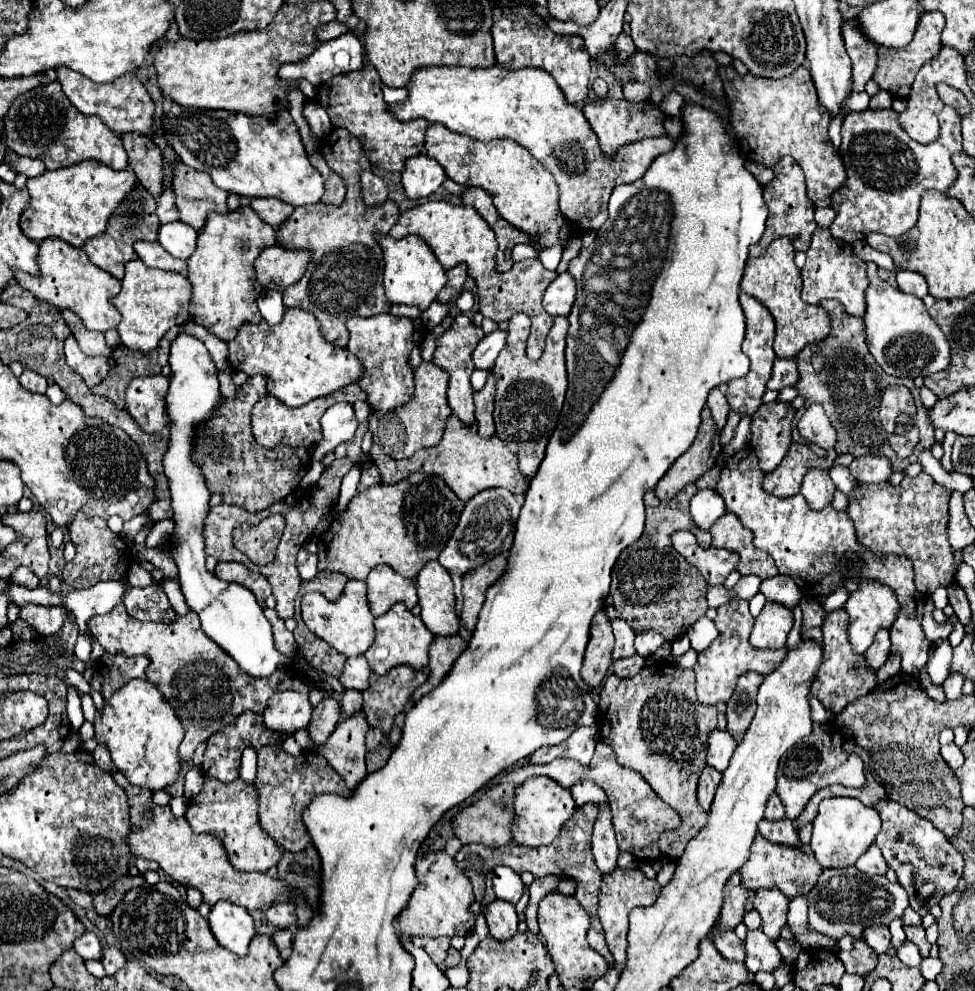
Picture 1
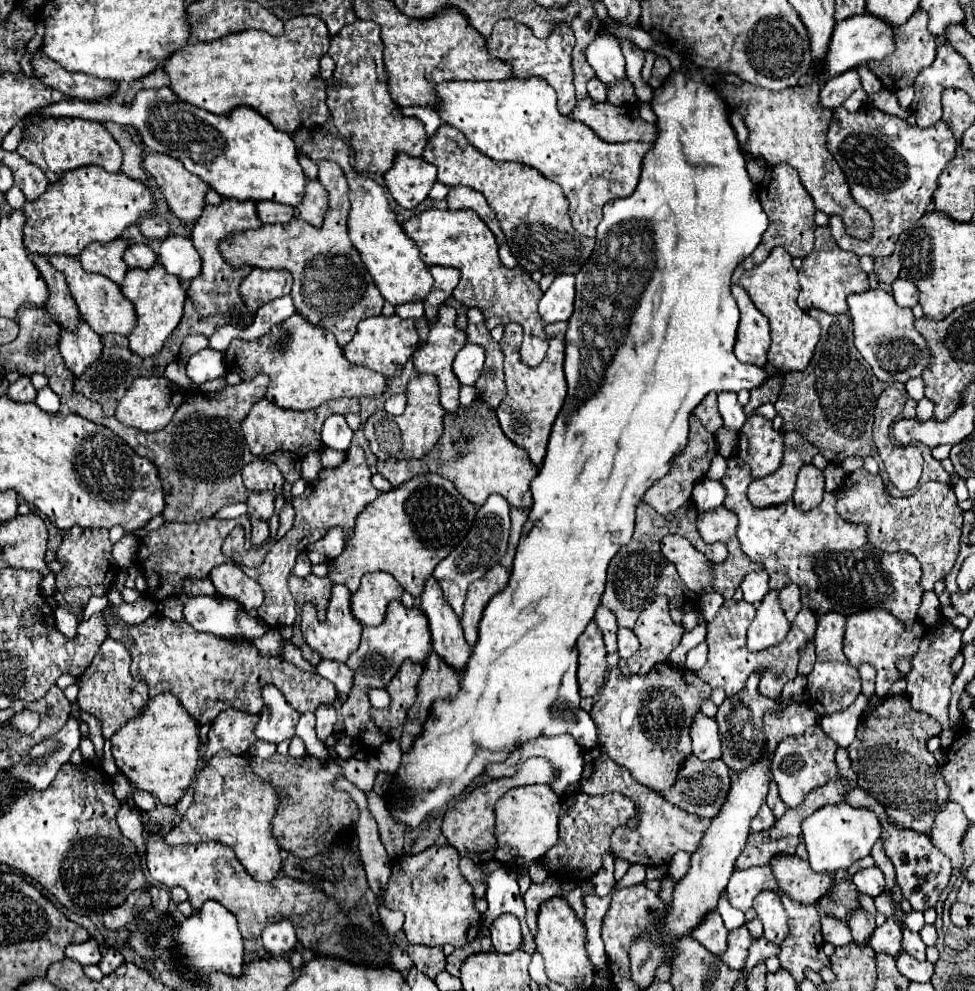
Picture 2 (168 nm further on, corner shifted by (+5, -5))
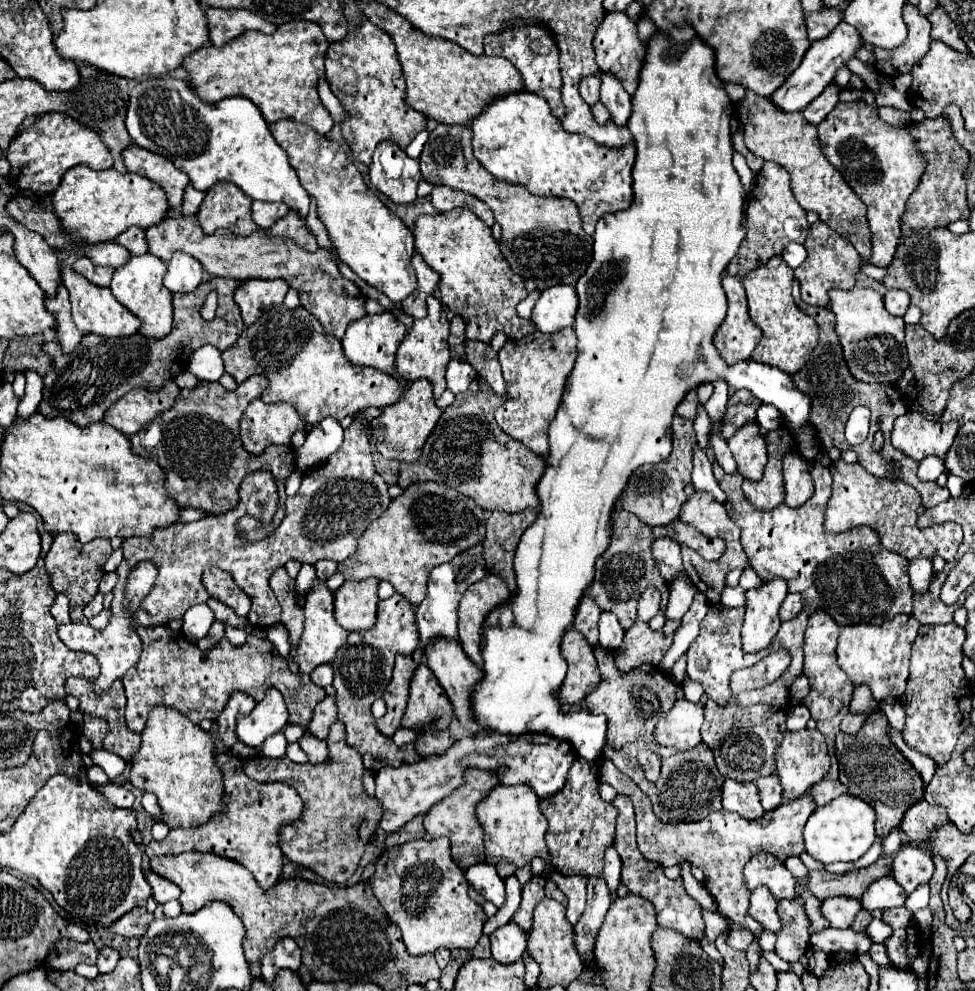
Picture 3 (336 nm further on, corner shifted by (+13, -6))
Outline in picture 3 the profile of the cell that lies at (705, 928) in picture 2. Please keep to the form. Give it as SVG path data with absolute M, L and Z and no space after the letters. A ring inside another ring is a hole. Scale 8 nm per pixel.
M616 796L616 800L612 802L618 808L618 824L616 824L616 838L614 838L614 846L622 858L622 882L626 882L628 890L632 894L640 894L642 898L650 900L656 908L658 914L658 926L660 928L672 928L680 934L684 934L686 938L700 942L702 940L702 932L704 932L704 920L702 920L702 908L696 900L692 900L684 886L682 886L682 878L670 880L664 876L662 866L644 860L644 856L638 852L636 848L636 826L634 826L634 808L632 808L632 800L628 796Z

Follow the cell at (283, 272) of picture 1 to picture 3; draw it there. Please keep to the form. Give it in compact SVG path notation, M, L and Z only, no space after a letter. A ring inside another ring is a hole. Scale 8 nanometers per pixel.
M282 278L276 280L244 280L236 292L234 300L240 306L242 320L246 326L254 324L262 312L268 312L272 306L280 306L288 292L288 284Z

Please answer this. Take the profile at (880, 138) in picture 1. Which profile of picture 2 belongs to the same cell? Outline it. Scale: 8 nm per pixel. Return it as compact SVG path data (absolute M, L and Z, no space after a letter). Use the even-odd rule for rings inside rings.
M864 103L858 111L846 111L844 107L838 107L832 113L832 121L826 133L826 147L832 153L832 157L836 159L836 163L840 165L840 169L844 171L852 197L870 211L872 219L874 219L874 235L870 241L860 241L860 239L852 239L846 235L844 231L844 223L838 217L830 217L830 229L832 235L836 239L836 243L844 249L844 251L852 251L858 257L868 255L868 257L888 257L894 251L894 245L898 241L898 235L902 231L906 231L908 227L912 227L928 209L934 187L938 185L938 177L944 171L944 167L948 165L948 161L956 155L956 139L950 131L950 127L946 127L944 121L934 123L928 129L922 129L918 125L910 125L904 119L898 119L894 115L886 115L882 111L878 111L872 103Z

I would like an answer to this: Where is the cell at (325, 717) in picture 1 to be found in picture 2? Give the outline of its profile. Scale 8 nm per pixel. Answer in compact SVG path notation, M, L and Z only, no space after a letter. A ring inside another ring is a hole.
M322 705L316 709L316 735L320 741L326 741L326 737L332 735L336 725L336 709L332 705Z

